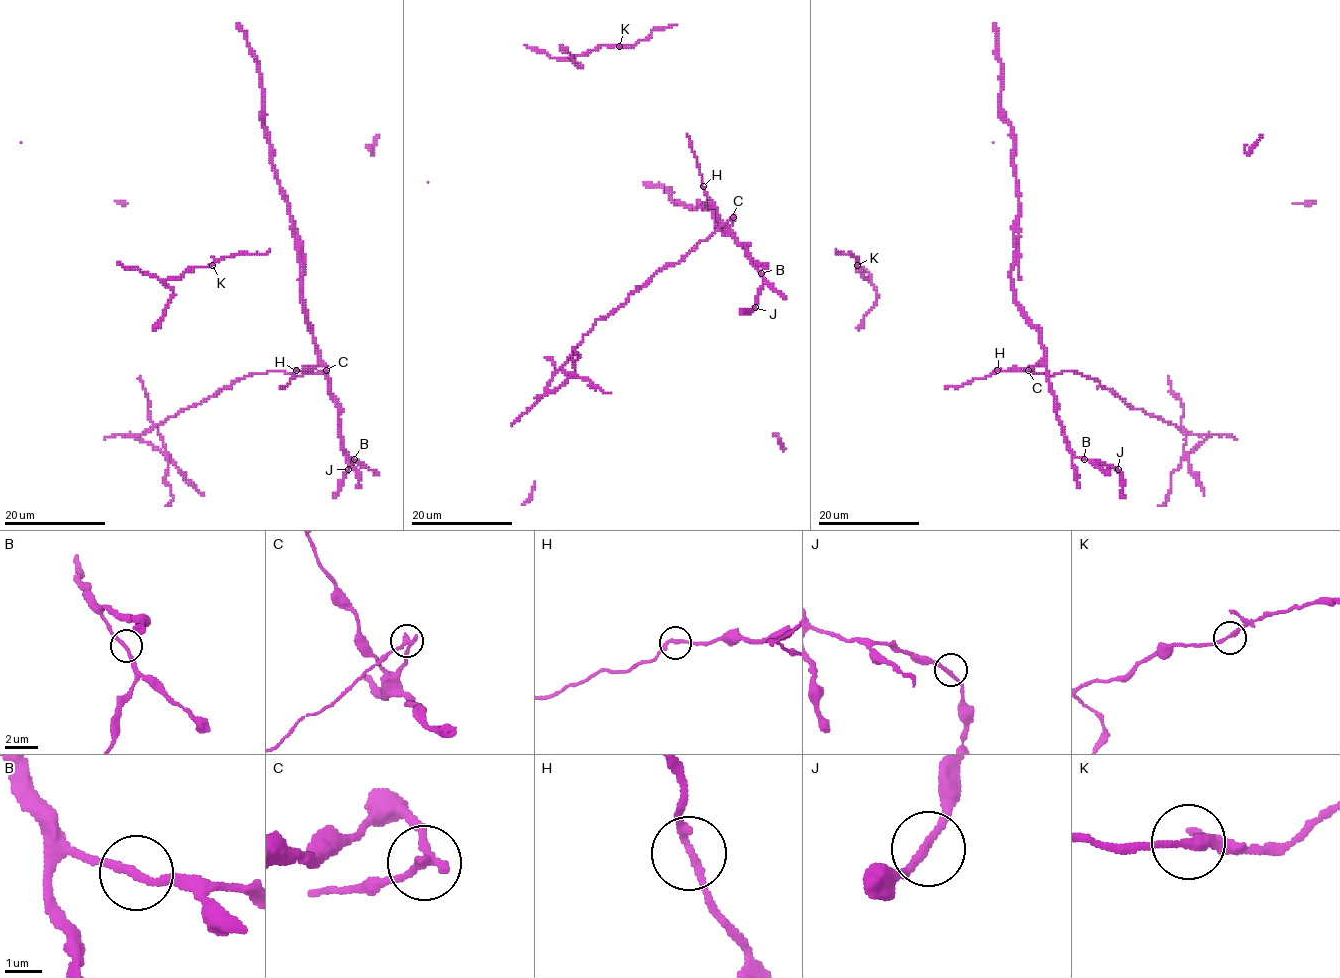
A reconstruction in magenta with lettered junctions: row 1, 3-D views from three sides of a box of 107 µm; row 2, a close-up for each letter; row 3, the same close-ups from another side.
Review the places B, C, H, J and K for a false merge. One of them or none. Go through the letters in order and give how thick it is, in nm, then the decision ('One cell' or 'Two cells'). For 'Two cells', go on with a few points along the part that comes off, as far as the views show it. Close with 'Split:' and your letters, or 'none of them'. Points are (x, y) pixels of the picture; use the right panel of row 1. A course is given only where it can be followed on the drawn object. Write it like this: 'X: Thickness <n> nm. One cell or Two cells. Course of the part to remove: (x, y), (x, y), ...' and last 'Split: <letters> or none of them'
B: Thickness 220 nm. One cell
C: Thickness 220 nm. Two cells. Course of the part to remove: (1028, 370), (1094, 378), (1132, 408), (1185, 430), (1183, 460), (1159, 506)
H: Thickness 240 nm. One cell
J: Thickness 200 nm. One cell
K: Thickness 240 nm. One cell
Split: C

